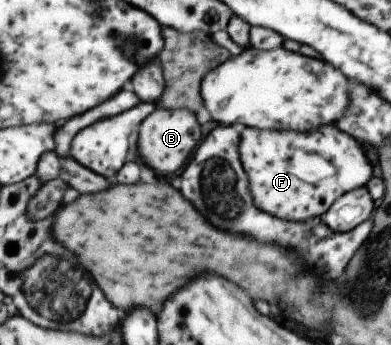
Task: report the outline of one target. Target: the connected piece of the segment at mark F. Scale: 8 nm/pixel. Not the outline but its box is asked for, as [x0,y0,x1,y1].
[239,126,372,221]

